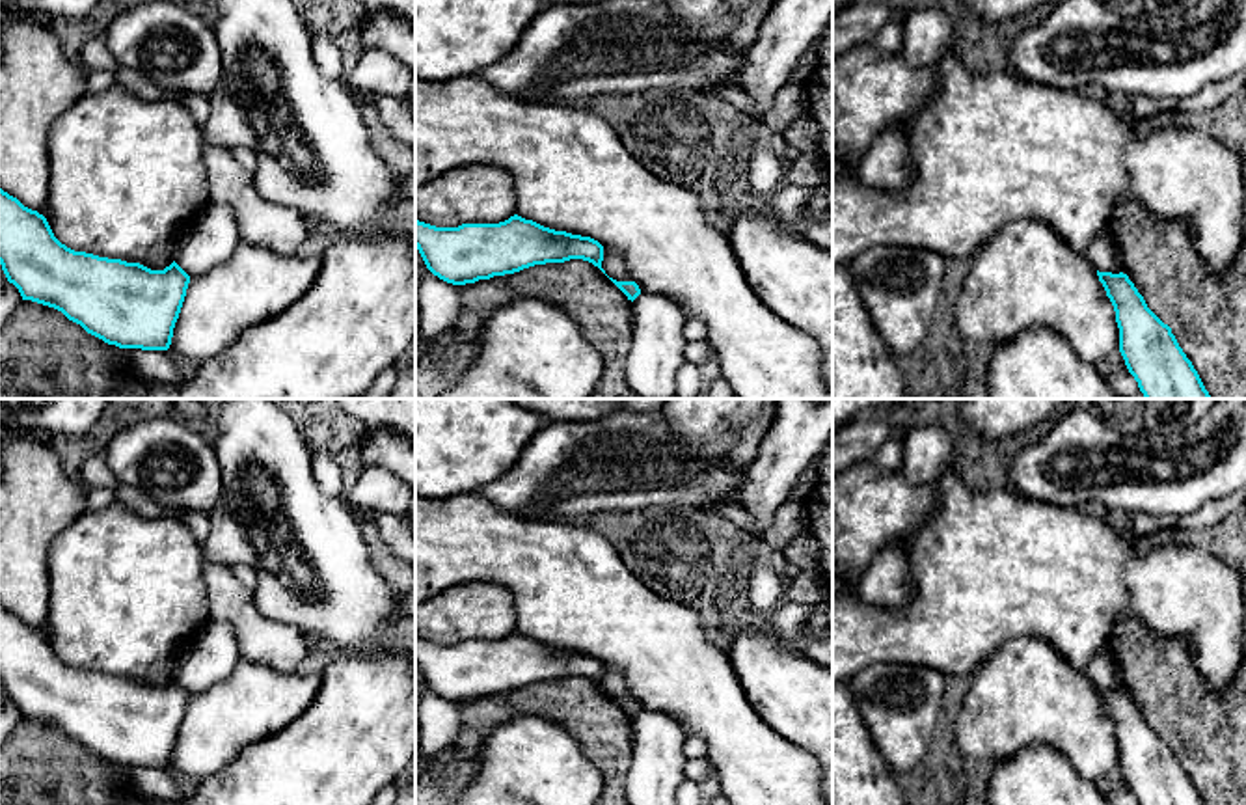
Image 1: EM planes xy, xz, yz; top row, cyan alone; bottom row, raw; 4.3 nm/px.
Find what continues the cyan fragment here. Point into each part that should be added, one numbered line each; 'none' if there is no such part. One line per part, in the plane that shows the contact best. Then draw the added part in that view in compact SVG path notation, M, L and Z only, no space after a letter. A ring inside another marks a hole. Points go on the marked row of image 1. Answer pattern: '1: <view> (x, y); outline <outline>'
none

